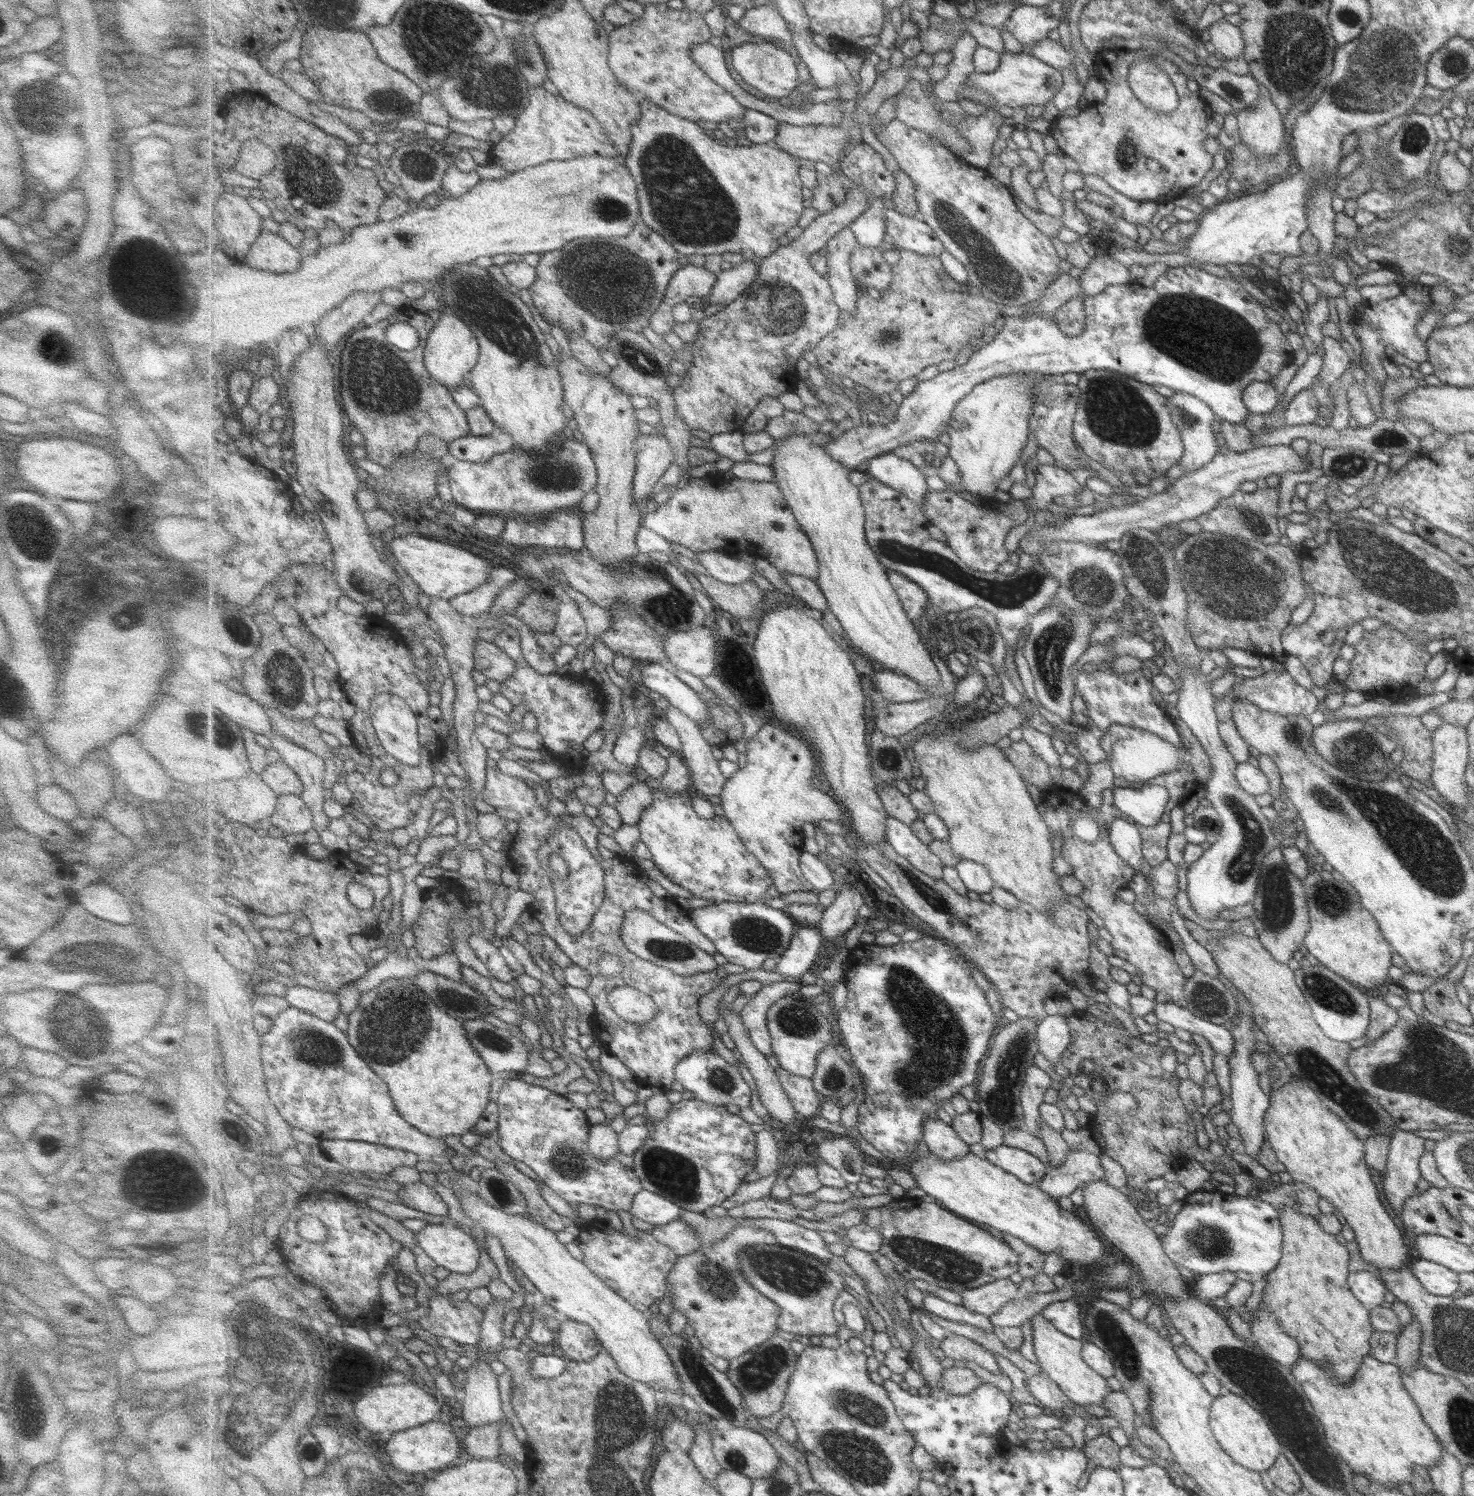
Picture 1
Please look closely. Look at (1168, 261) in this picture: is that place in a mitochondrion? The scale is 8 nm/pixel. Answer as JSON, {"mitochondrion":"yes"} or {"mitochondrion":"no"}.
{"mitochondrion":"no"}

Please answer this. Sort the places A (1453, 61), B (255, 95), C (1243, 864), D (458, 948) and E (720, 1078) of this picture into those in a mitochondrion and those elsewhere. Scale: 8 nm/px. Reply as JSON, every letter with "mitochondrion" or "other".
{"A":"mitochondrion","B":"other","C":"mitochondrion","D":"other","E":"mitochondrion"}

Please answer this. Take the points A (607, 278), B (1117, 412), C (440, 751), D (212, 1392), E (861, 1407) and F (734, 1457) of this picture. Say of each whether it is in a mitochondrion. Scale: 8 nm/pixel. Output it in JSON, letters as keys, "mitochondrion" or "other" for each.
{"A":"mitochondrion","B":"mitochondrion","C":"other","D":"other","E":"mitochondrion","F":"mitochondrion"}

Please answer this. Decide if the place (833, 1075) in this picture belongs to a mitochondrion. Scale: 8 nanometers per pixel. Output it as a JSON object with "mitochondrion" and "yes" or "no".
{"mitochondrion":"yes"}

